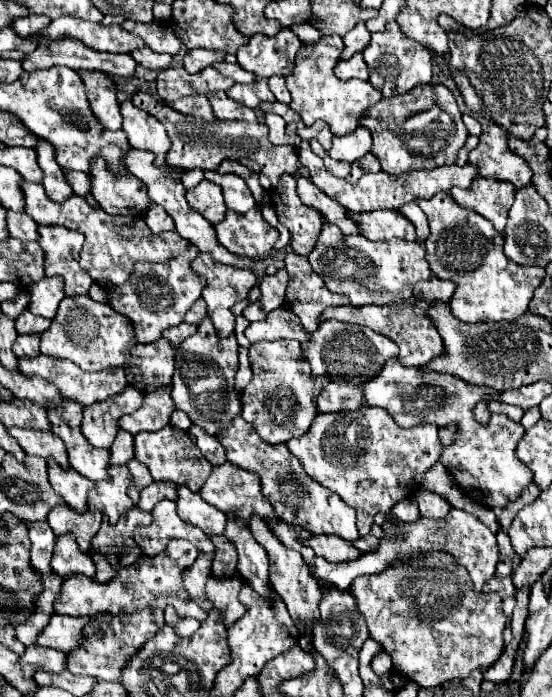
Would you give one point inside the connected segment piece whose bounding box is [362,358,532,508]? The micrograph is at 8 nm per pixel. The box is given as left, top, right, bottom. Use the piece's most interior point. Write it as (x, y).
(483, 460)

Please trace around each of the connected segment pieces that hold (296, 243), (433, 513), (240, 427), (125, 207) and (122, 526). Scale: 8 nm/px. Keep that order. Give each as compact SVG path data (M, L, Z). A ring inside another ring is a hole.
M284 174L280 178L280 184L270 190L270 194L278 220L290 230L292 250L296 254L308 256L318 240L320 228L324 226L324 216L320 216L318 212L314 212L314 208L308 208L300 200L296 192L296 180L290 174Z
M416 492L416 500L420 506L420 514L424 518L444 518L448 514L448 510L452 508L444 498L440 498L434 492Z
M240 416L232 420L232 426L228 430L218 434L218 440L226 448L228 462L232 462L248 472L256 472L260 476L264 498L272 504L272 508L280 520L284 520L286 524L292 524L292 526L300 526L300 528L308 530L310 534L336 534L350 542L360 538L358 528L356 528L354 510L348 504L344 504L340 500L340 496L336 496L334 492L330 492L328 488L324 488L322 484L312 480L304 472L304 466L300 464L300 460L296 460L296 456L292 456L292 452L288 452L286 444L276 444L276 446L266 444L254 432L254 428L248 422L244 422Z
M94 160L92 164L92 196L100 208L112 216L130 216L142 214L148 208L150 200L144 192L144 184L134 176L112 174L104 160Z
M136 506L126 512L116 526L110 526L108 520L102 520L98 534L92 540L92 552L100 552L112 568L120 570L128 566L128 546L132 546L132 530L148 526L152 522L150 512L142 512Z

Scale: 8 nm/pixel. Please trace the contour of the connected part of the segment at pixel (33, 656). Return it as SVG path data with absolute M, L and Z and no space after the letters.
M32 646L26 648L24 656L20 658L22 664L30 664L30 666L38 666L50 672L62 672L66 670L66 652L60 652L56 648L40 648L40 646Z

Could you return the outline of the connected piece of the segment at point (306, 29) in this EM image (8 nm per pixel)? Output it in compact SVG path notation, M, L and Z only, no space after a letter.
M295 24L290 30L292 30L304 44L316 44L316 42L322 38L322 34L316 32L316 30L312 28L312 24Z

